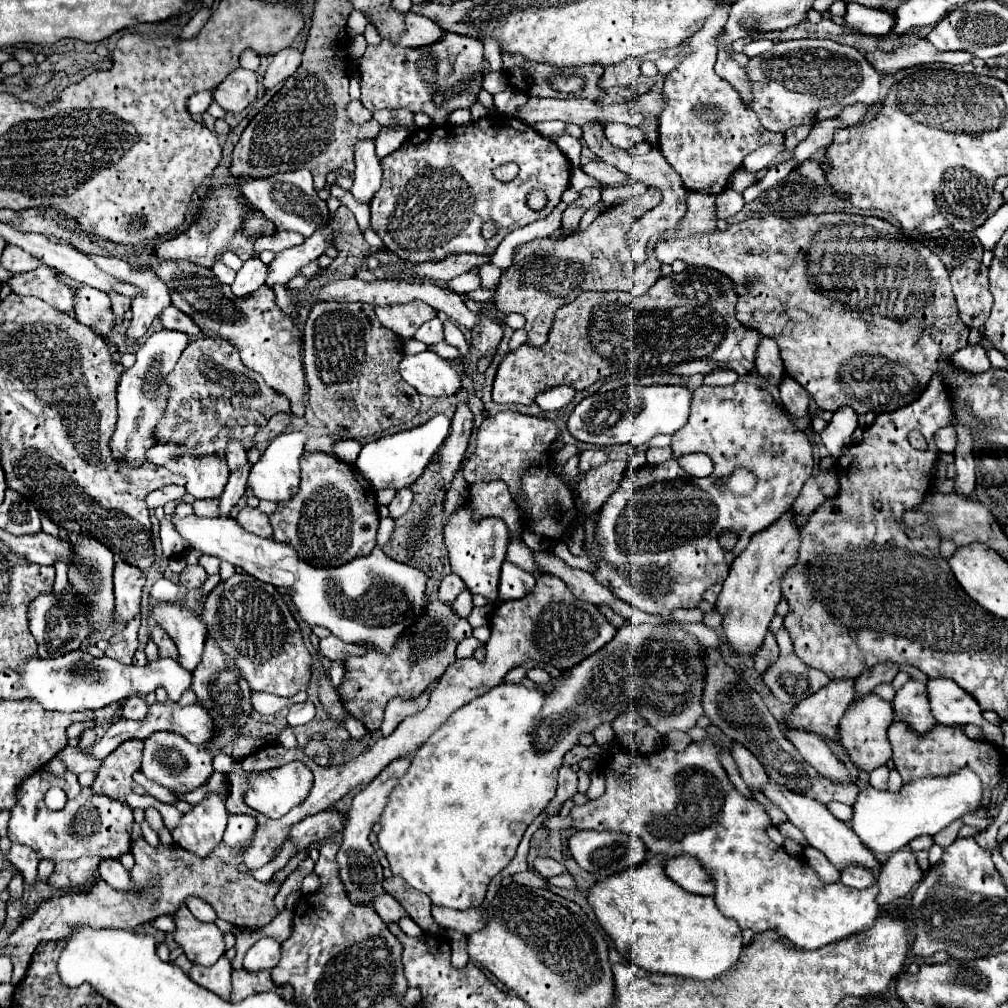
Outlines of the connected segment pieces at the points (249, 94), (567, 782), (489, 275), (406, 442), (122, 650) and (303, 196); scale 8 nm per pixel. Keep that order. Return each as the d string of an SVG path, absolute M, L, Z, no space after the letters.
M237 69L219 87L213 89L213 99L231 113L243 111L257 97L257 77L253 71Z
M563 765L559 771L559 787L557 787L557 795L551 801L551 805L547 807L549 817L557 815L559 809L563 807L563 803L567 799L571 799L577 793L577 773L571 769L571 765Z
M489 264L481 265L479 267L479 275L481 277L481 287L493 288L495 287L503 273L503 270Z
M435 415L429 421L429 425L425 425L425 427L417 427L411 431L395 433L395 435L365 443L355 461L355 467L375 489L409 487L411 483L415 483L415 479L419 479L423 475L427 463L431 461L435 451L441 447L445 437L449 435L449 429L451 429L451 421L445 415Z
M141 611L139 615L117 635L113 635L109 639L109 647L105 649L105 657L111 657L115 661L121 661L121 663L131 663L133 659L133 653L137 651L137 631L139 631L139 625L141 625Z
M307 169L277 173L261 179L237 179L237 187L255 209L259 209L269 221L275 223L277 231L297 231L303 237L309 237L329 219L329 209L325 201L317 197L317 191L313 187L313 177Z

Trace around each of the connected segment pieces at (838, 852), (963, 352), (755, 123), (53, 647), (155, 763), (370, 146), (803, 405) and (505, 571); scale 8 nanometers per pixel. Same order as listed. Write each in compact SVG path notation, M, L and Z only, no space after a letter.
M767 781L761 791L763 791L763 795L765 795L771 803L775 803L775 805L787 815L787 819L805 835L807 843L809 843L811 847L819 849L821 853L825 853L825 857L827 857L839 871L845 869L845 867L849 867L849 865L859 865L859 867L865 867L865 869L875 869L875 871L879 871L881 863L875 859L875 855L861 843L861 839L855 835L855 831L849 829L843 821L835 819L835 817L827 811L827 807L825 807L823 803L817 803L815 799L809 799L809 797L805 797L805 795L793 793L793 791L789 791L789 789L781 787L779 783L771 783L771 781Z
M963 347L959 349L953 357L951 357L953 367L957 367L959 371L969 371L969 375L977 375L977 373L985 373L991 365L987 359L987 353L983 347Z
M725 5L713 11L703 29L687 41L693 45L693 53L665 77L663 93L667 103L659 119L659 151L679 173L683 187L711 195L717 195L727 187L731 173L741 167L745 155L765 143L783 145L783 135L765 131L759 117L743 105L737 91L713 71L717 59L717 35L723 31L729 9L731 7Z
M71 587L65 589L63 597L55 597L53 593L39 595L29 605L29 629L31 629L31 633L39 645L37 657L41 657L41 659L61 657L65 653L77 651L83 645L85 637L89 635L87 615L81 611L81 599L73 595Z
M157 731L151 737L145 739L145 749L143 749L143 761L141 761L141 771L147 779L167 787L167 789L179 789L179 791L193 791L207 783L207 779L213 775L213 755L205 745L193 745L189 743L183 735L177 733L167 733L167 731Z
M365 139L355 147L355 179L351 193L359 203L369 203L381 187L381 165L375 153L375 139Z
M789 375L783 377L783 381L779 383L779 393L781 393L781 401L785 405L785 409L795 415L795 417L809 417L809 393L797 383L793 381Z
M505 561L501 569L501 583L499 583L499 599L521 599L535 587L533 573L523 571L521 567Z

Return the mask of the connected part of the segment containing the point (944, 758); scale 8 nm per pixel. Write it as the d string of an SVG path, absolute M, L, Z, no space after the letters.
M893 721L887 731L891 749L893 749L893 763L899 775L903 777L903 783L909 783L913 779L923 777L943 777L955 773L959 767L971 767L985 785L997 785L999 783L999 769L1003 765L1003 753L997 745L989 741L973 741L963 733L963 727L953 725L941 725L937 723L931 731L925 735L917 735L907 723Z

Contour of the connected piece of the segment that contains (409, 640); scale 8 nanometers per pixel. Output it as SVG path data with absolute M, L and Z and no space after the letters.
M431 599L427 613L405 631L391 655L381 655L375 649L369 649L363 657L349 657L345 661L347 671L337 687L337 693L347 713L361 721L367 731L377 731L381 727L387 701L391 697L419 697L445 673L451 663L455 663L455 647L465 637L471 637L469 621L457 617L451 605Z

